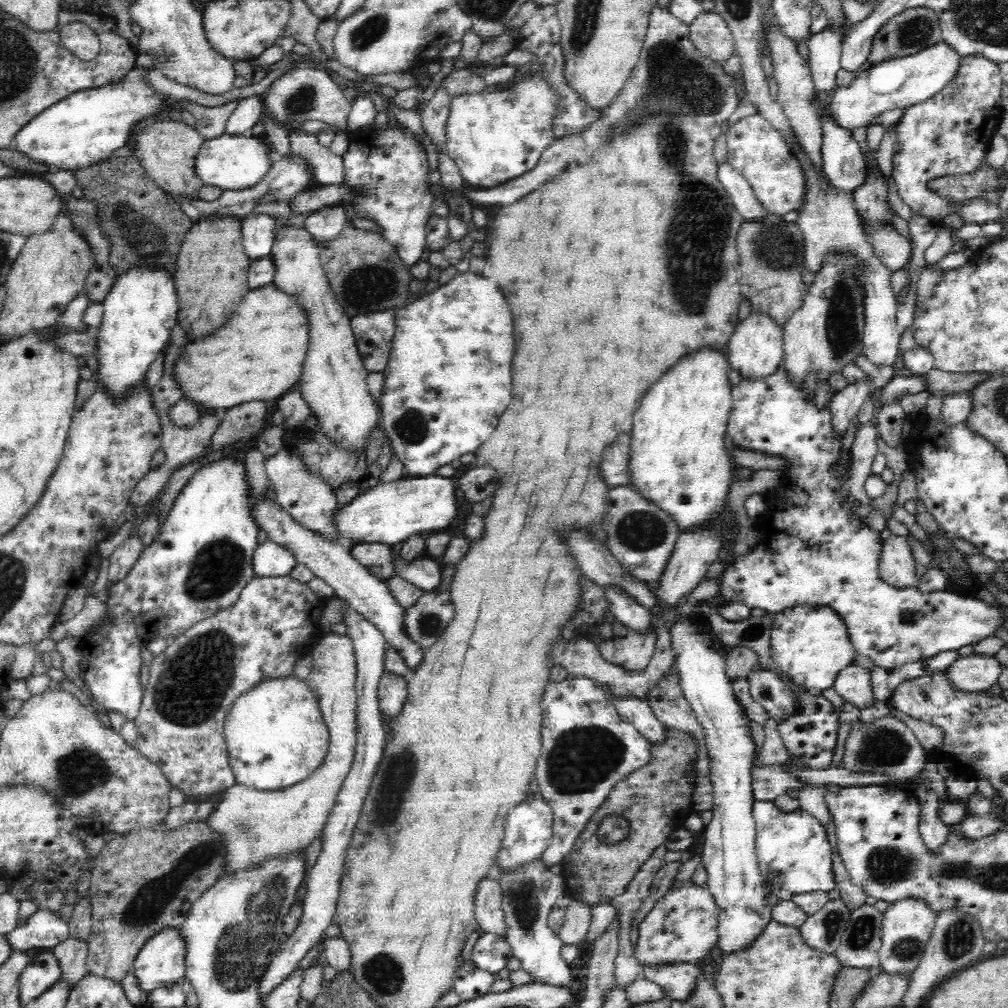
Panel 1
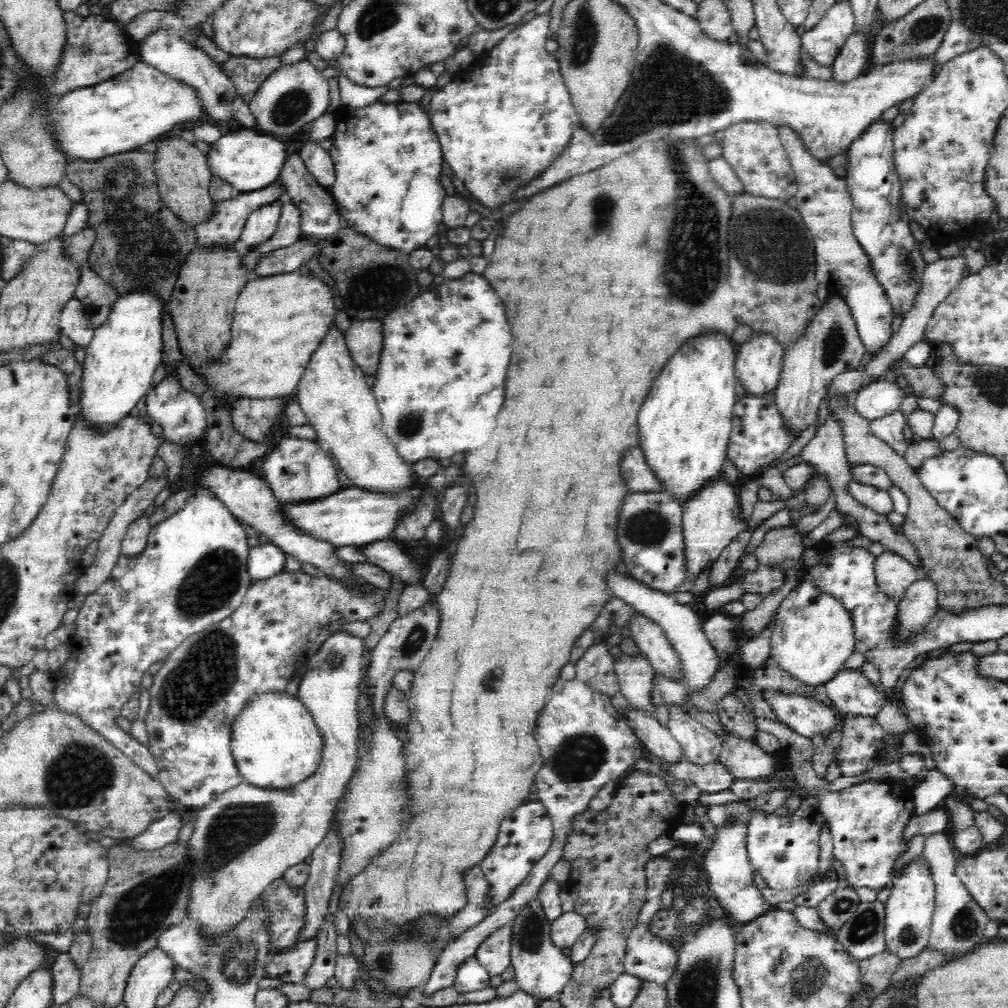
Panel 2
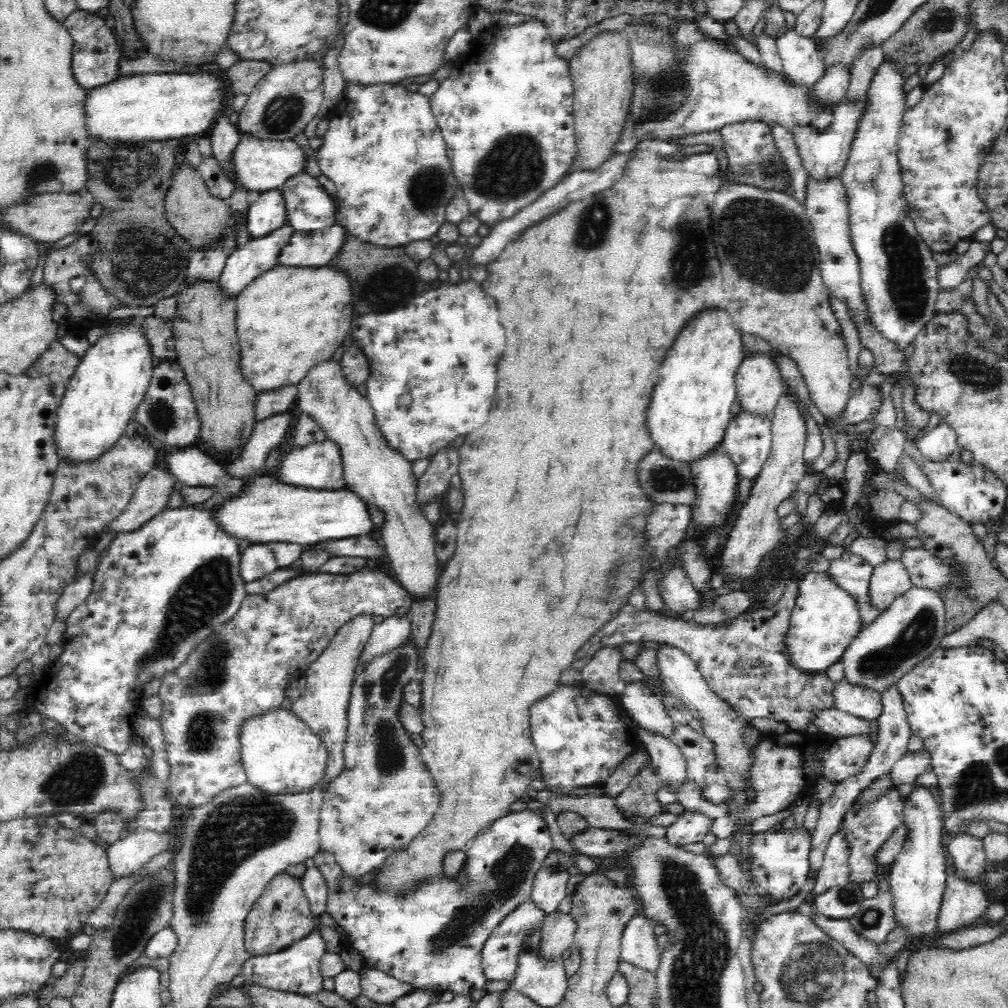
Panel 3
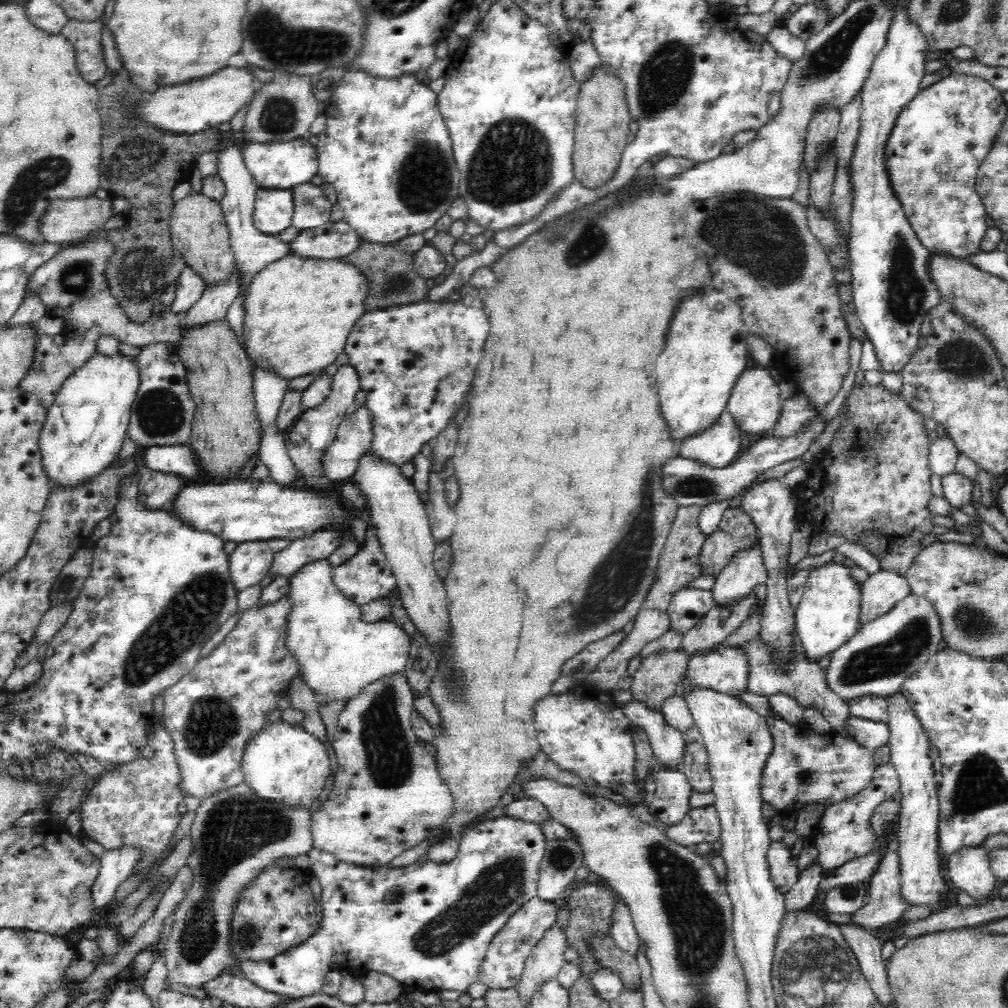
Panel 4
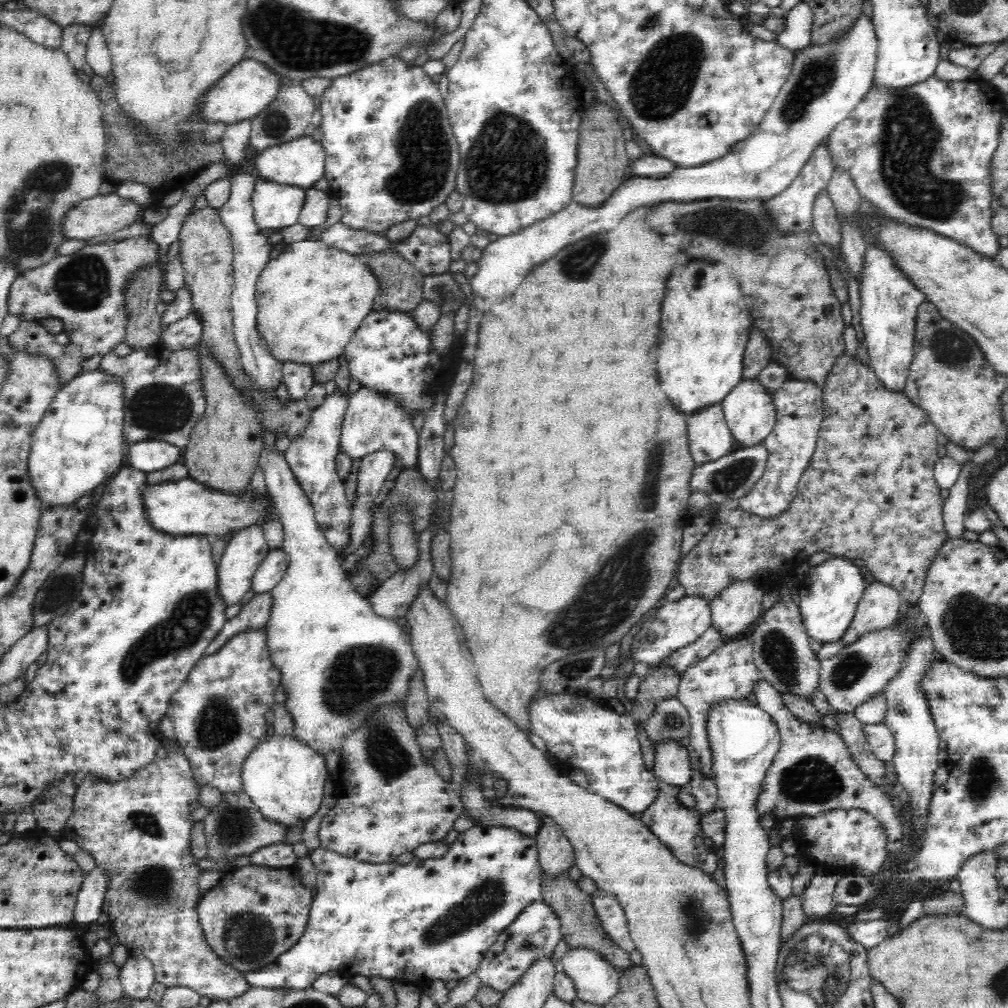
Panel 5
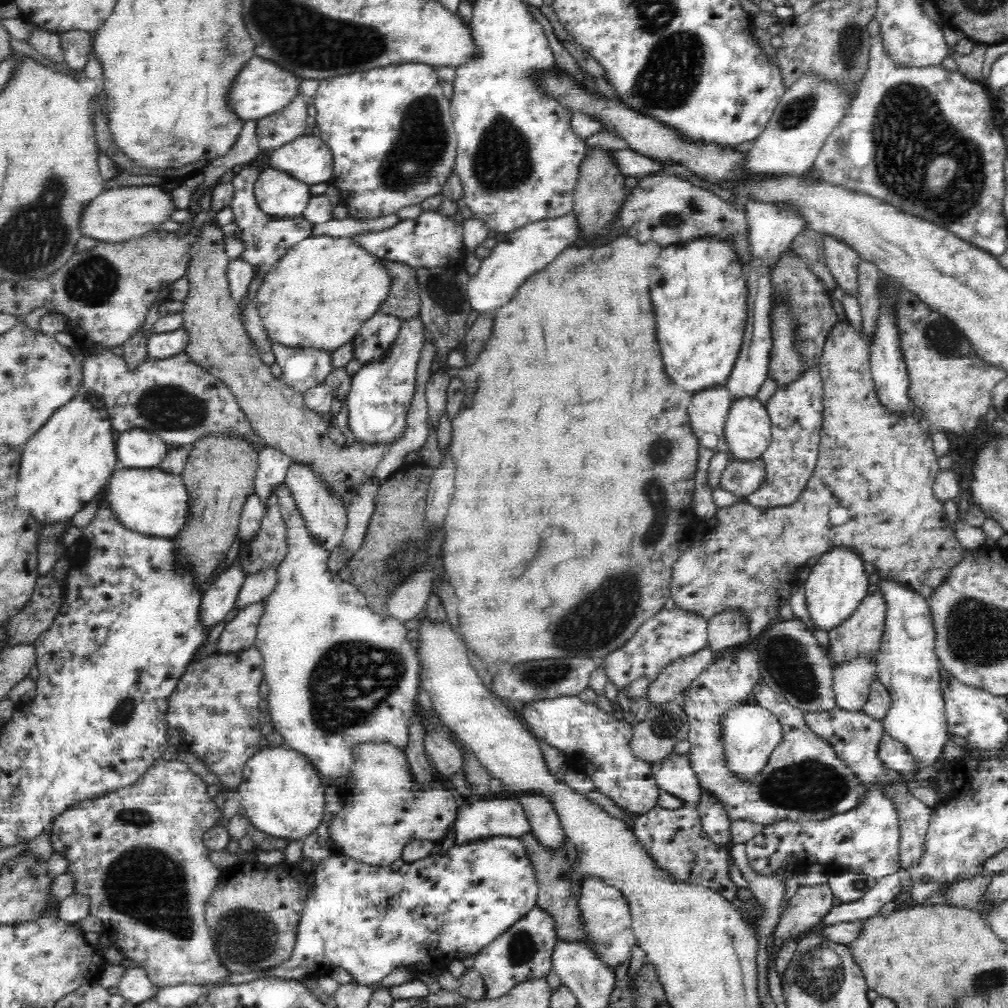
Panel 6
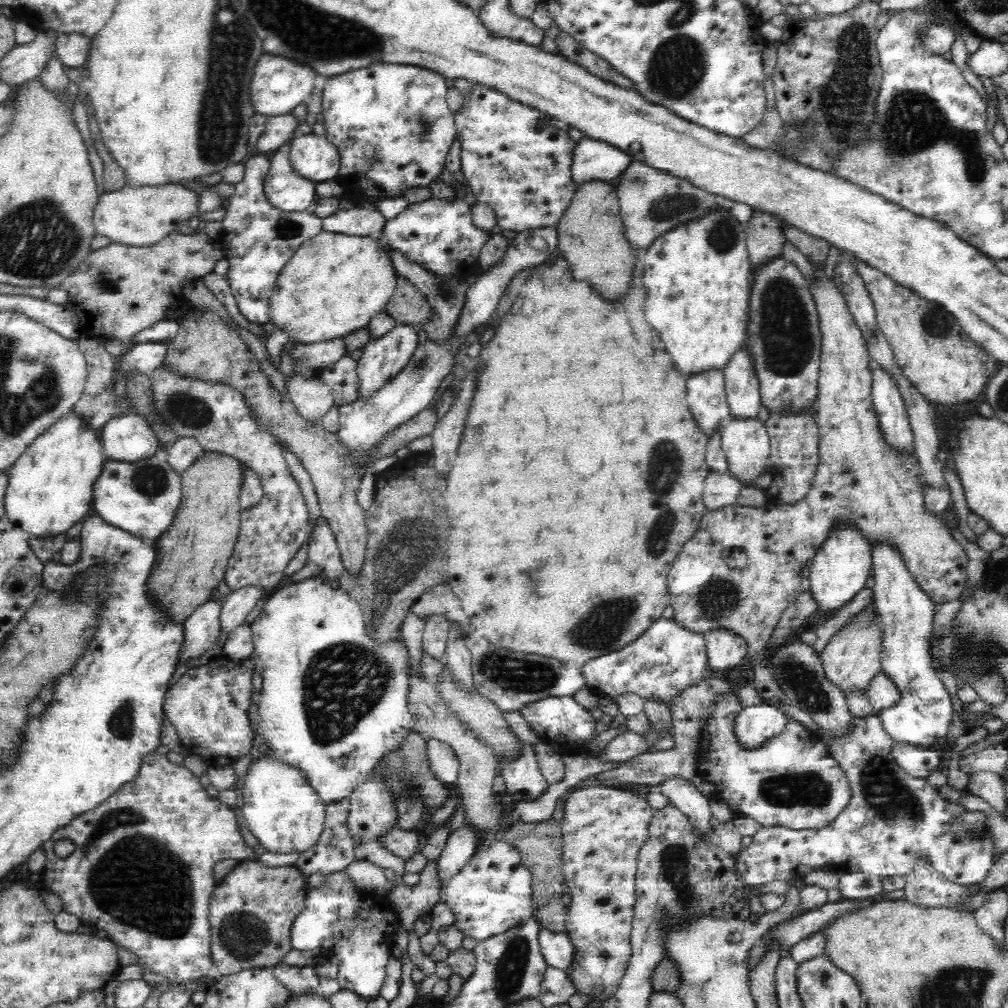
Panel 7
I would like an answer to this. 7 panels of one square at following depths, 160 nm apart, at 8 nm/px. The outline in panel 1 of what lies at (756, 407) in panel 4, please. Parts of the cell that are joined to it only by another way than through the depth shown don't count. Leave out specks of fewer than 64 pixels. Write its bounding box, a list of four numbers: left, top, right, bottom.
[728,313,784,380]

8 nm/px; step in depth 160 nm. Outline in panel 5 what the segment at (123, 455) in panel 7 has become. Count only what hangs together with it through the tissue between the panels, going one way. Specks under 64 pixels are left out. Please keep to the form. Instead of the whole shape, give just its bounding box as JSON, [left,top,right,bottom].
[124,440,182,473]

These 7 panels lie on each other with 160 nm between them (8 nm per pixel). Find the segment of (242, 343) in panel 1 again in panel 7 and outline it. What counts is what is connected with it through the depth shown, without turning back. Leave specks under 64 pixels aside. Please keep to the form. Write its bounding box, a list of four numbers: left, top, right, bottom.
[269,231,398,344]

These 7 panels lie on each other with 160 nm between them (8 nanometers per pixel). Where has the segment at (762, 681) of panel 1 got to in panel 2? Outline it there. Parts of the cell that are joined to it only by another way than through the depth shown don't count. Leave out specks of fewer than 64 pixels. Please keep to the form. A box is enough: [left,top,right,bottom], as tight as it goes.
[765,692,845,739]

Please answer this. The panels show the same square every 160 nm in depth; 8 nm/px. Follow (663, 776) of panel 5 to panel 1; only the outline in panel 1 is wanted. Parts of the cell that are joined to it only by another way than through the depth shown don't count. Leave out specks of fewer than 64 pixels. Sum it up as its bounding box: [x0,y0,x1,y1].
[597,630,657,672]

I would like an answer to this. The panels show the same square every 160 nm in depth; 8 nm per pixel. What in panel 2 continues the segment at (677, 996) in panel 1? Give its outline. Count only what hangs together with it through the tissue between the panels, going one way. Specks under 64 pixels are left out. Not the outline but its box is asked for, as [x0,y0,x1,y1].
[625,923,676,985]

